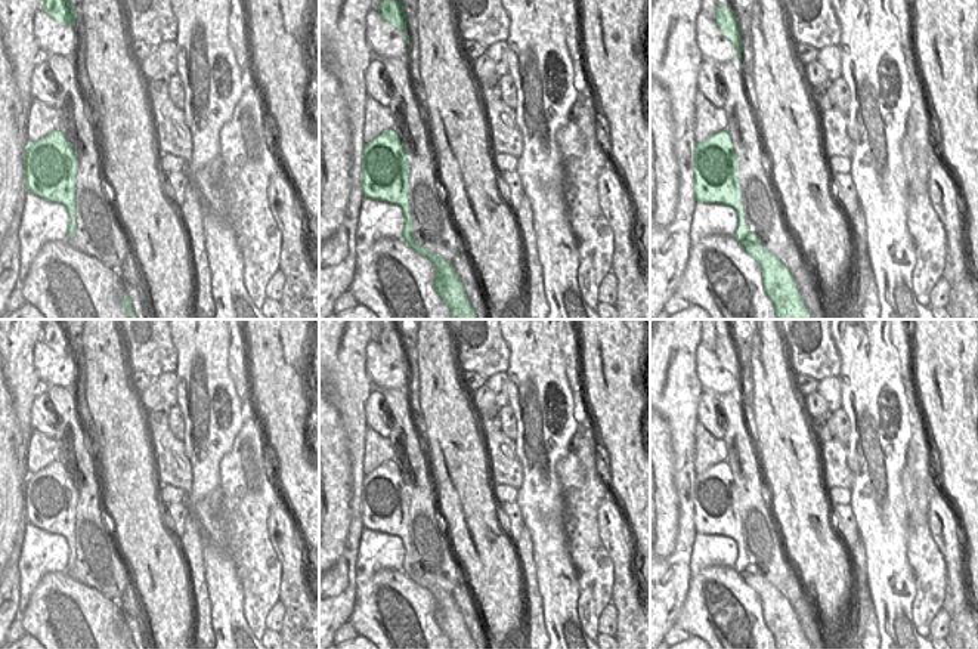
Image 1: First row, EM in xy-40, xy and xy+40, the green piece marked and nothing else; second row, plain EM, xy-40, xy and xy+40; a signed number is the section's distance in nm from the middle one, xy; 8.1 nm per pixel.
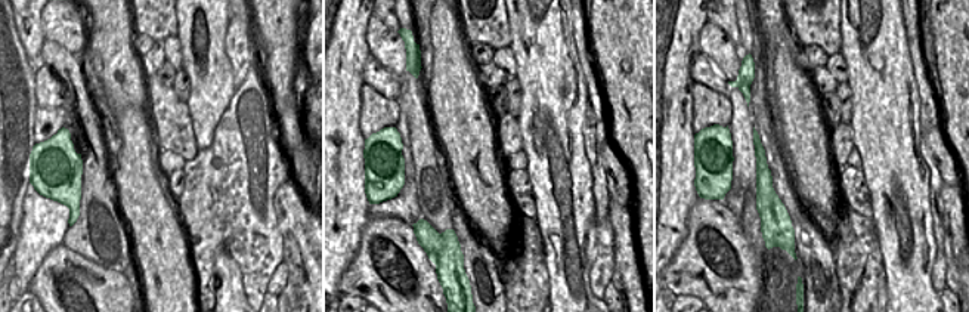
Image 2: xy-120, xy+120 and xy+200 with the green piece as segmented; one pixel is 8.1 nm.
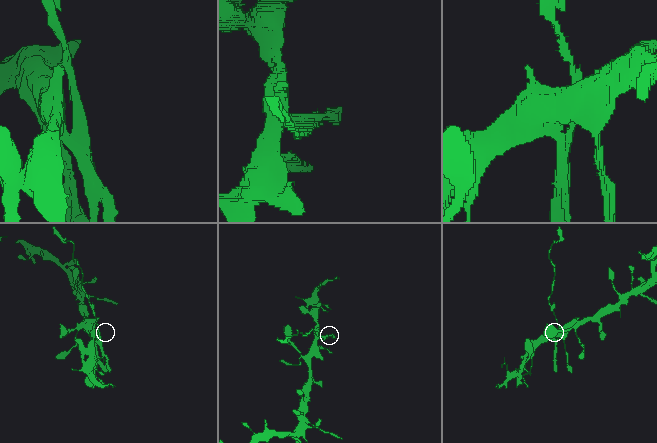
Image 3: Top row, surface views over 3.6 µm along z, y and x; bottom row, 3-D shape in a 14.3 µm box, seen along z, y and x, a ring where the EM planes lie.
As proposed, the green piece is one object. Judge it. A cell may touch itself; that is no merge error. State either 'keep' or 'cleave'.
cleave

